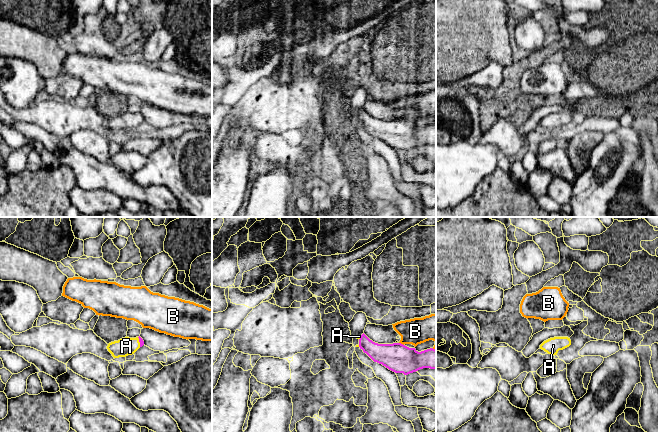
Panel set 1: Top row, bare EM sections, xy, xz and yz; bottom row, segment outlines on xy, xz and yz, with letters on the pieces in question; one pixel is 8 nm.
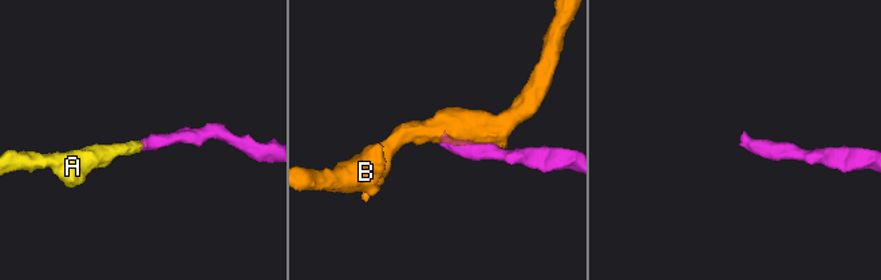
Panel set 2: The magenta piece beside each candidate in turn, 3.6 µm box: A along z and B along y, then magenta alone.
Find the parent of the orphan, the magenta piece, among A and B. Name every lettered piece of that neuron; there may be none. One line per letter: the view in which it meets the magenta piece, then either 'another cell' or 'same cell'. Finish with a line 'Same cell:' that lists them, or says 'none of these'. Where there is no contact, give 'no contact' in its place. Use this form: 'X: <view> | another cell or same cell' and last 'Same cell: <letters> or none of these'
A: xy | same cell
B: xz | another cell
Same cell: A

